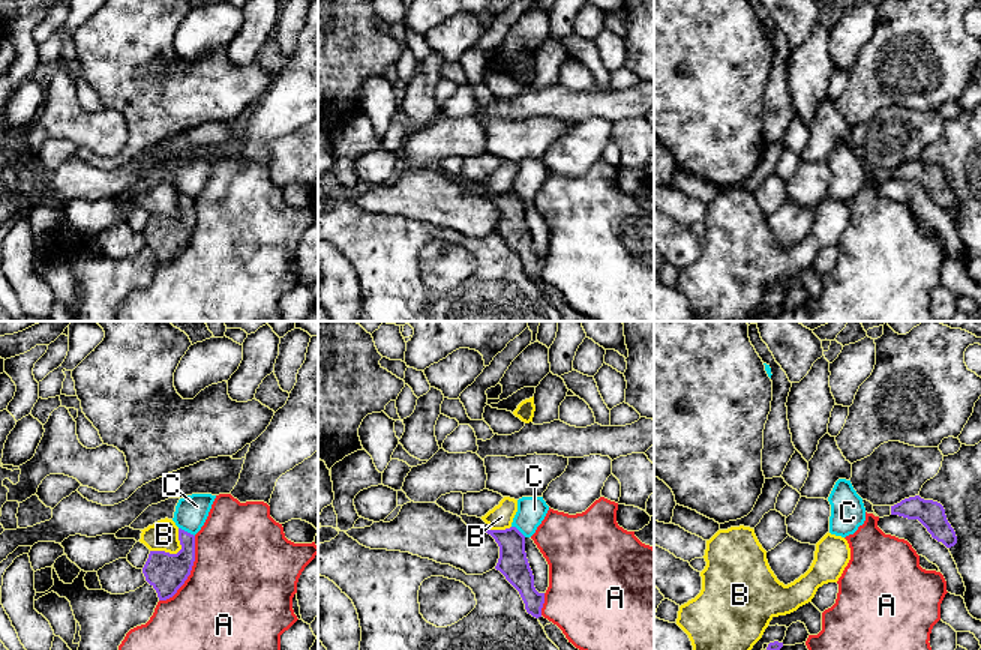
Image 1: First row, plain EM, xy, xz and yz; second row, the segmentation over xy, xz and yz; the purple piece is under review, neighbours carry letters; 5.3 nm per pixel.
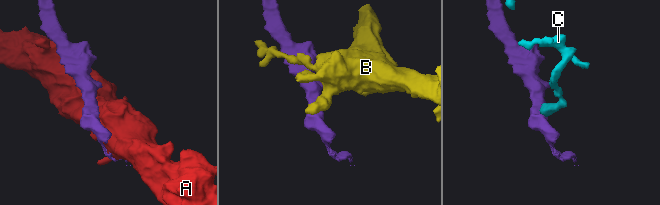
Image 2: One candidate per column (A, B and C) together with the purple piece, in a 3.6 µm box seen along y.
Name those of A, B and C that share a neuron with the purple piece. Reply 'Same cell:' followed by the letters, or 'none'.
Same cell: none

